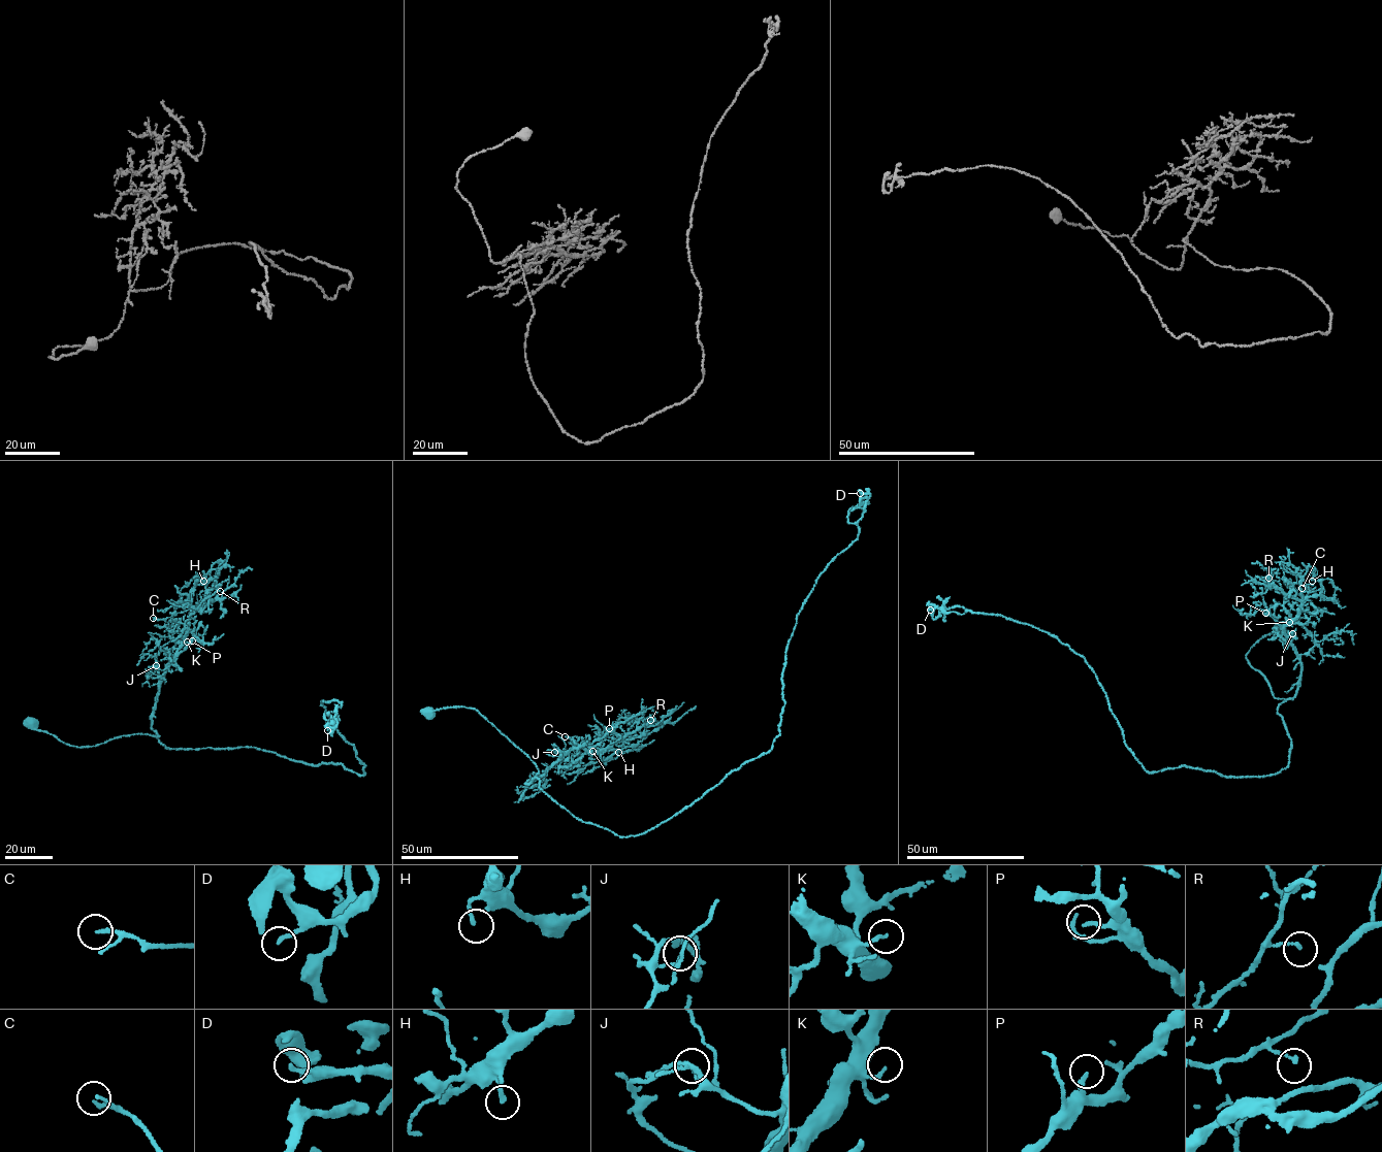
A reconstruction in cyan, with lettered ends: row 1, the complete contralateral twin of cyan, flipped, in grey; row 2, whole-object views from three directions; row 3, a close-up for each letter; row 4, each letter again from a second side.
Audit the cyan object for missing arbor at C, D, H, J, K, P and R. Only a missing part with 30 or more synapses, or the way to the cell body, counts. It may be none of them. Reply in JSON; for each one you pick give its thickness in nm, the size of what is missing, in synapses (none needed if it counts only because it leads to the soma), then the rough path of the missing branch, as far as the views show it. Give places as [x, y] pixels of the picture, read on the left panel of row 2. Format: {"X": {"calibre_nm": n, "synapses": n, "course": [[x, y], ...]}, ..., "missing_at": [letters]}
{"missing_at": []}

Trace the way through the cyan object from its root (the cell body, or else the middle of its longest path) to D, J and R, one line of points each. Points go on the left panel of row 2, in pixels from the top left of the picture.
D: (33, 724), (81, 747), (158, 734), (171, 749), (252, 747), (364, 774), (321, 704), (342, 701), (327, 730)
J: (33, 724), (81, 747), (126, 735), (159, 736), (153, 729), (151, 716), (165, 670), (156, 665)
R: (33, 724), (81, 747), (126, 735), (159, 736), (151, 720), (159, 682), (183, 640), (189, 615), (220, 591)

